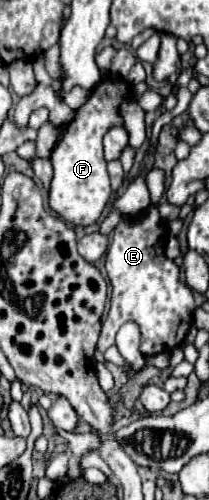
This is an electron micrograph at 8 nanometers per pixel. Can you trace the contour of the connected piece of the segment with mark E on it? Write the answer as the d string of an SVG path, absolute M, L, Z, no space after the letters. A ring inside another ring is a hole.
M151 170L147 174L147 186L151 192L151 206L139 214L135 224L121 222L113 232L113 242L109 244L105 256L105 270L111 282L111 308L103 320L99 336L99 352L105 352L115 344L115 334L125 322L135 322L141 328L141 352L145 356L155 356L161 352L171 352L179 348L193 324L193 294L191 288L179 282L179 268L165 256L165 222L157 214L157 202L165 192L163 172Z

